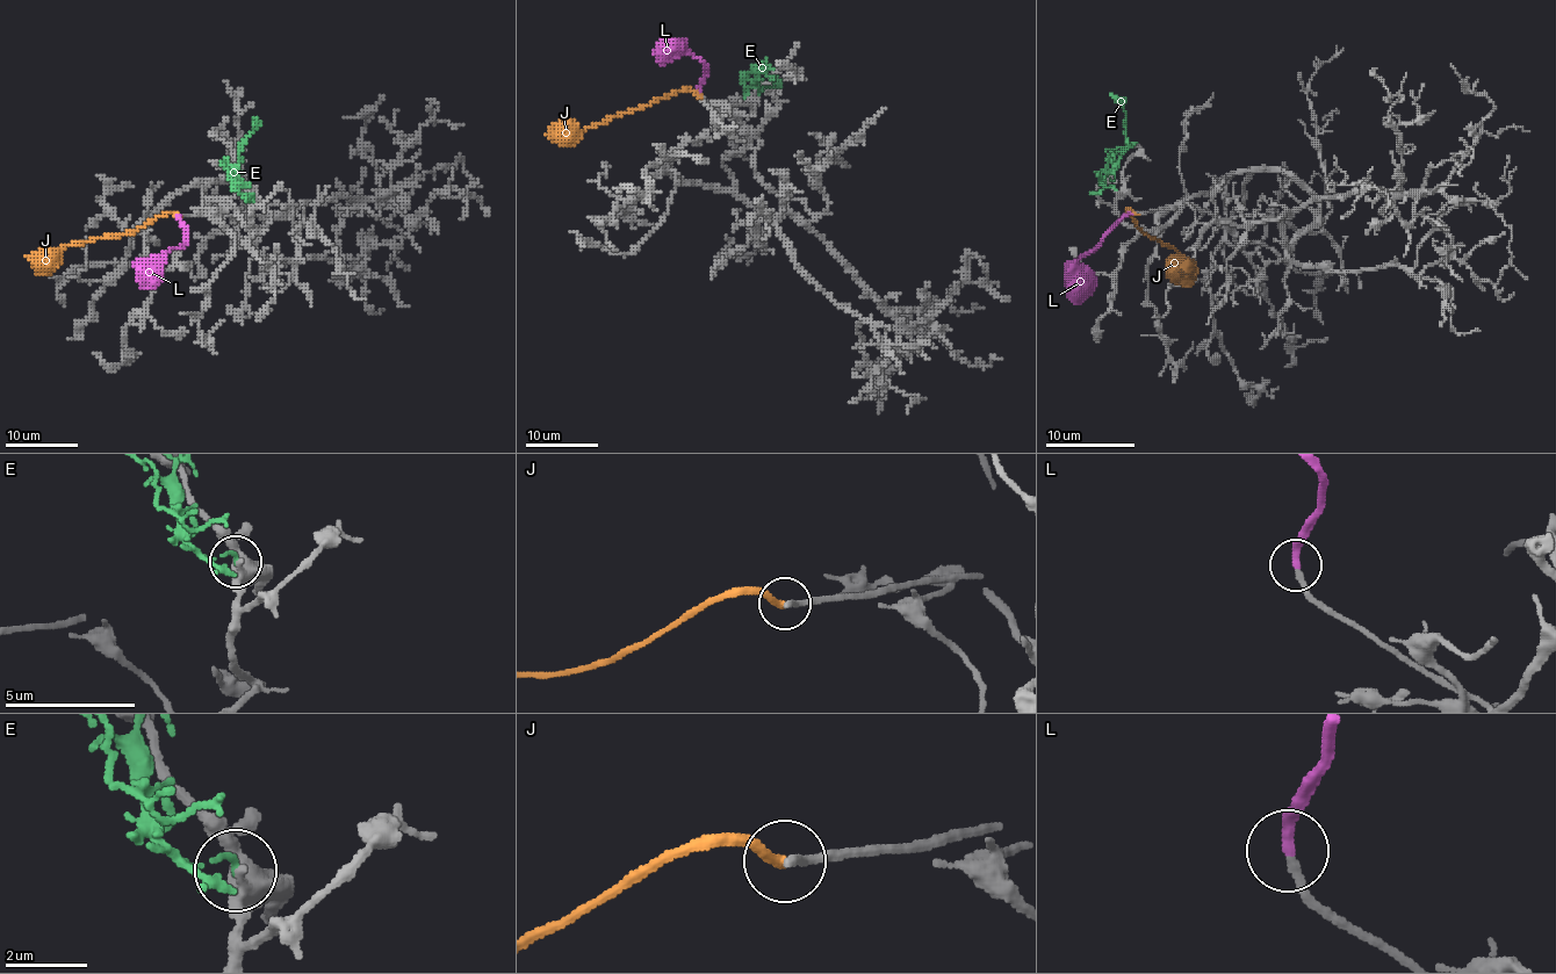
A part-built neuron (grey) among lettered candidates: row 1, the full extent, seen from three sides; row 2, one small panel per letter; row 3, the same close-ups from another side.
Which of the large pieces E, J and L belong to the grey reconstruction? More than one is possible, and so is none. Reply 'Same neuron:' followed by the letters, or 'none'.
Same neuron: L

